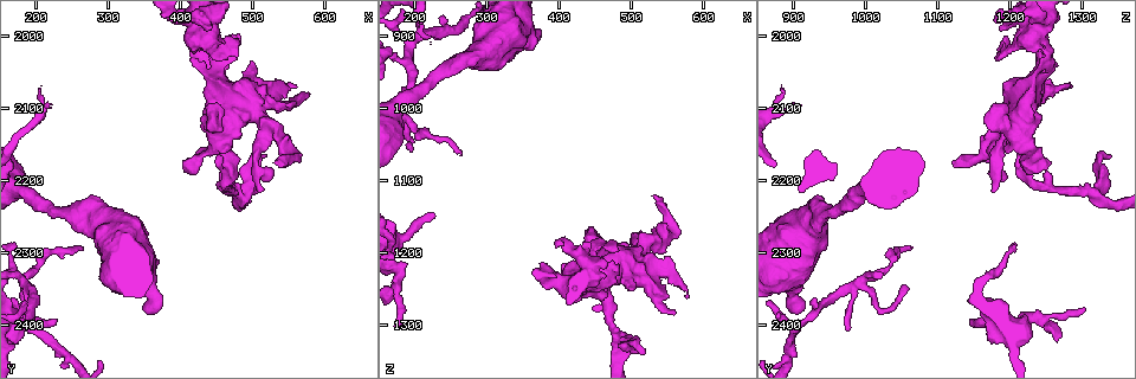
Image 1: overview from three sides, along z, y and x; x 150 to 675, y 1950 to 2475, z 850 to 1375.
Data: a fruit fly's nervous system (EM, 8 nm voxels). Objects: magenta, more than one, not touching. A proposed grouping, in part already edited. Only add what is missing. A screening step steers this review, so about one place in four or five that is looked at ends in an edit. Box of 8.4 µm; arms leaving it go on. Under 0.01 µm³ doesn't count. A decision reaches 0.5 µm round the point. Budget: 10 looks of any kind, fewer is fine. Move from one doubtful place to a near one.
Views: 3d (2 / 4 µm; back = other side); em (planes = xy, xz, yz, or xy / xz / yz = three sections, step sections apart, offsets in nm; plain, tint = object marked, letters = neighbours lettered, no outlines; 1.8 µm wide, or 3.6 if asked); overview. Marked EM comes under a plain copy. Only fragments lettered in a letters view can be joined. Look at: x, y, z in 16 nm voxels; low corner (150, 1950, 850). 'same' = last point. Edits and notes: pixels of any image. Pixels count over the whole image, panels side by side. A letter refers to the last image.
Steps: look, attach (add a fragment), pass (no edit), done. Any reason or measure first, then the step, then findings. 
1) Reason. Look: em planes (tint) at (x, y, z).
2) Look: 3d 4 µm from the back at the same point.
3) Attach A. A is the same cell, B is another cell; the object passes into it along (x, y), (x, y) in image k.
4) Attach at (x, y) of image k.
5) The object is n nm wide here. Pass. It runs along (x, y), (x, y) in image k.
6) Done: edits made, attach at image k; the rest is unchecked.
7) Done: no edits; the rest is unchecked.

An open end. Look: 3d 2 µm at (270, 2295, 1060).

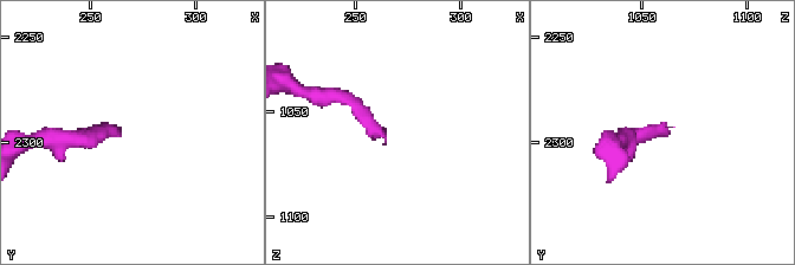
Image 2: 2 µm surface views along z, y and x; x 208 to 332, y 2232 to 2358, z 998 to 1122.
Look: em xy step 8 (letters) at (265, 2294, 1062).

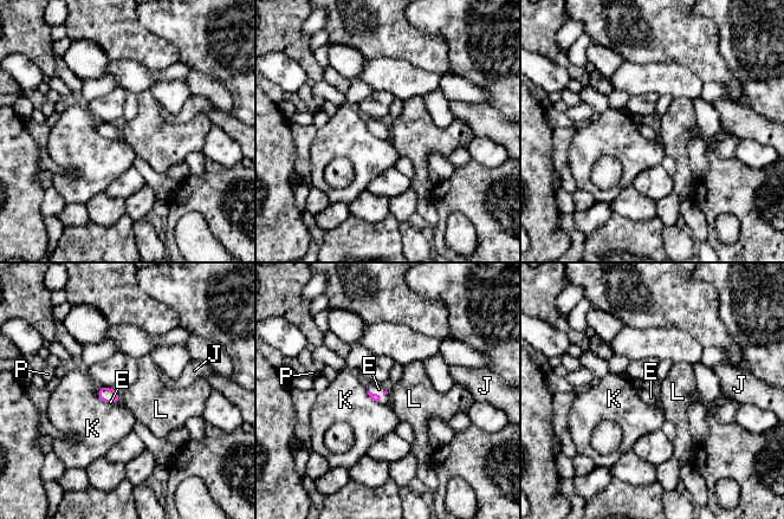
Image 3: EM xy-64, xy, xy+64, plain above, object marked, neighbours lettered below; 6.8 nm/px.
Look: em planes (letters) at the same point.

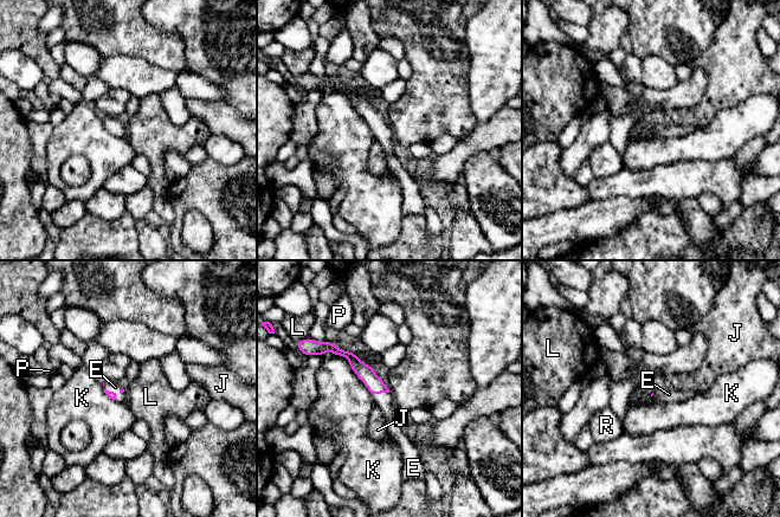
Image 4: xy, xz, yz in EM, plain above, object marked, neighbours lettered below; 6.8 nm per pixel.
The longest contact is with K, 380 nm. Attach E. E is the same cell, J, K, L, P and R are other cells; it goes on there.

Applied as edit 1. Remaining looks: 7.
Sharp bend. Look: em xy step 8 (letters) at (185, 2345, 985).

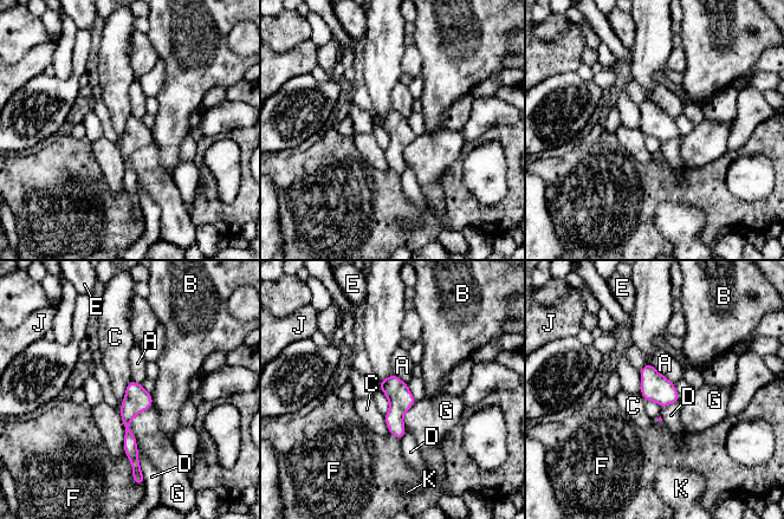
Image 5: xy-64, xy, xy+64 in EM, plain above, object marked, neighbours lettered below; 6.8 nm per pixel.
Cut it another way. Look: em planes (letters) at the same point.

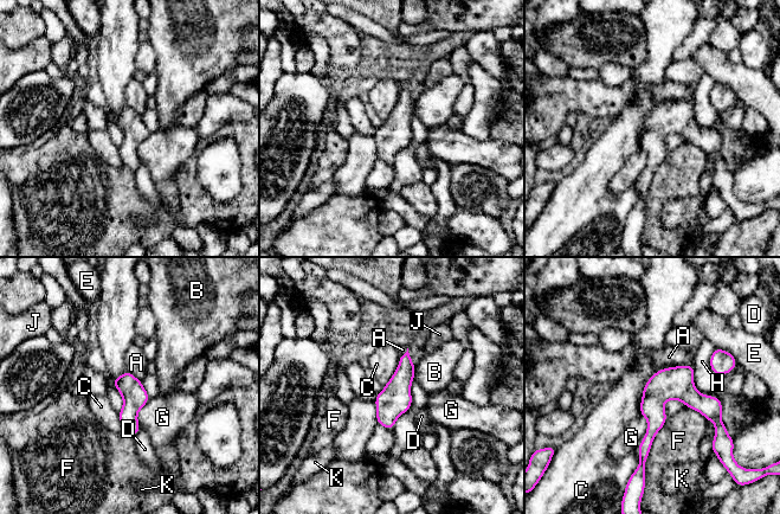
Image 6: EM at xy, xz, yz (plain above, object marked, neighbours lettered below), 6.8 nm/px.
The longest contact is with F, 400 nm. Pass. A, B, C, D, E, F, G, H, J and K are other cells; a border runs along (657, 371), (644, 386), (639, 413) in image 6; none of them fits.

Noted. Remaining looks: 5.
Branch stops here. Look: em planes (letters) at (520, 2165, 1340).

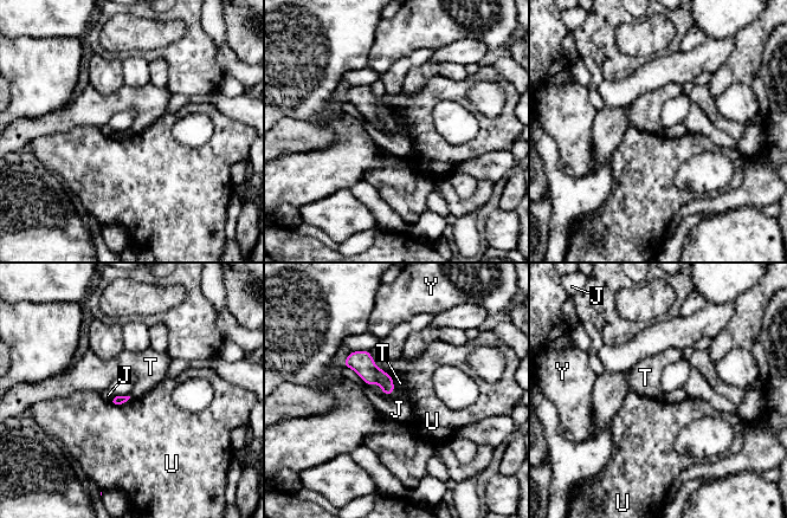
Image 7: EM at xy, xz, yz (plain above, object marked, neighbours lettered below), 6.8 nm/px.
Pass. J, T, U and Y are other cells; a border runs along (391, 376), (394, 383), (394, 393) in image 7; no lettered fragment goes on from it.

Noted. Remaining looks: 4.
Free end. Look: 3d 4 µm at (495, 2035, 1250).

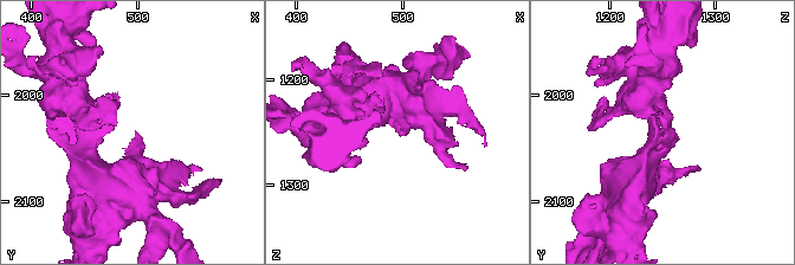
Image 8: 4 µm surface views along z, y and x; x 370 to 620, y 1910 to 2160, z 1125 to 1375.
Shape alone is not enough. Look: em 3.6 µm yz step 16 (letters) at (494, 2038, 1250).

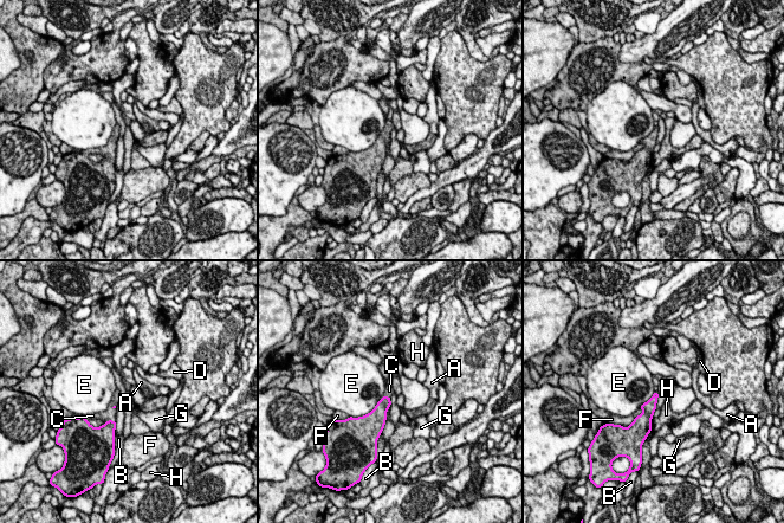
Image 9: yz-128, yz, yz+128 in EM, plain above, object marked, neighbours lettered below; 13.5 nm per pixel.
Another direction. Look: em 3.6 µm planes (letters) at the same point.

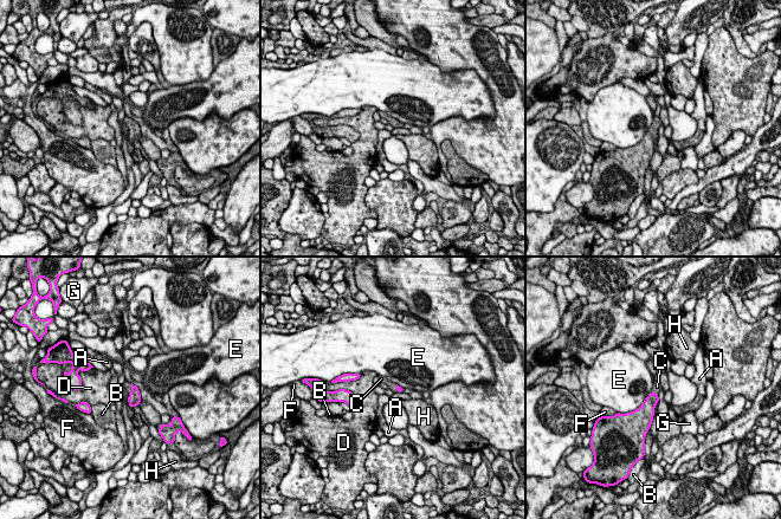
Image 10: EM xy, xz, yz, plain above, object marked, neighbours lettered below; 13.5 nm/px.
Attach C. C is the same cell, A, B, D, E, F, G and H are other cells; the object passes into it along (134, 399), (131, 388), (127, 384) in image 10; it goes on there.

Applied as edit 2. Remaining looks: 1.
Done: edits made, attach at image 4, attach at image 10; the rest is unchecked.

